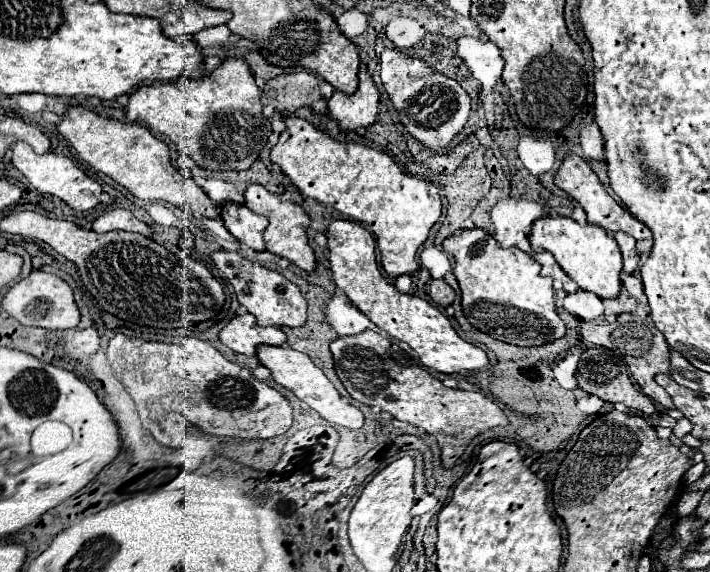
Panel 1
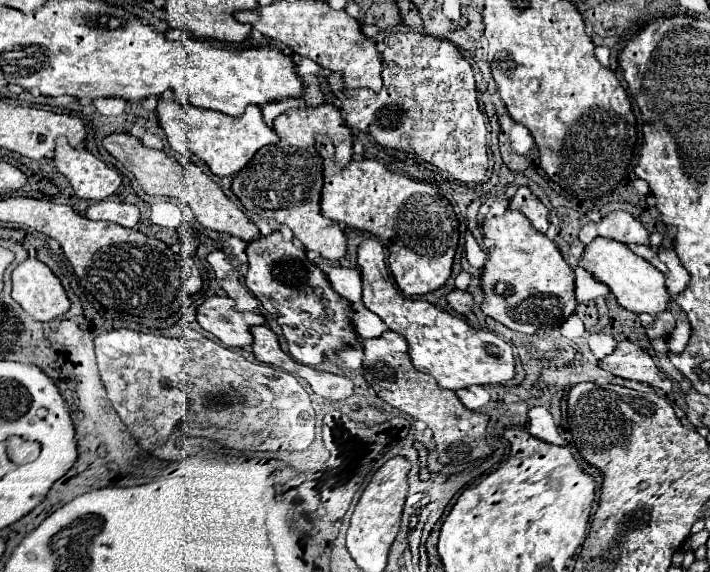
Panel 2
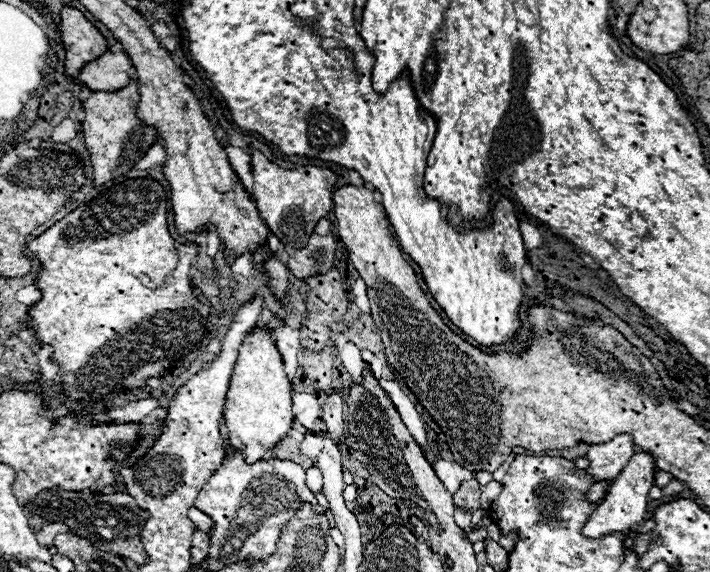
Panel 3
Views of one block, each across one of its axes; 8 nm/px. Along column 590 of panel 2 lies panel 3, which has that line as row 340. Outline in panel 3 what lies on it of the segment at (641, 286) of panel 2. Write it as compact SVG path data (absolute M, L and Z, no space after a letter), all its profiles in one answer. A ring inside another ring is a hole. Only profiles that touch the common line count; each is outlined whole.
M252 328L238 350L234 362L234 372L230 376L226 406L224 406L224 426L228 440L234 448L240 448L246 460L252 464L268 454L270 448L286 436L294 422L292 414L292 384L284 372L282 356L266 328Z

